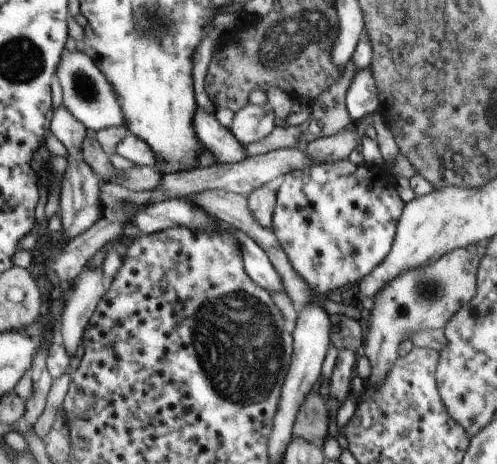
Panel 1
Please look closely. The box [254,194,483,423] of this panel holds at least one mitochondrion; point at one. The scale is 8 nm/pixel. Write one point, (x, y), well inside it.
(427, 291)

